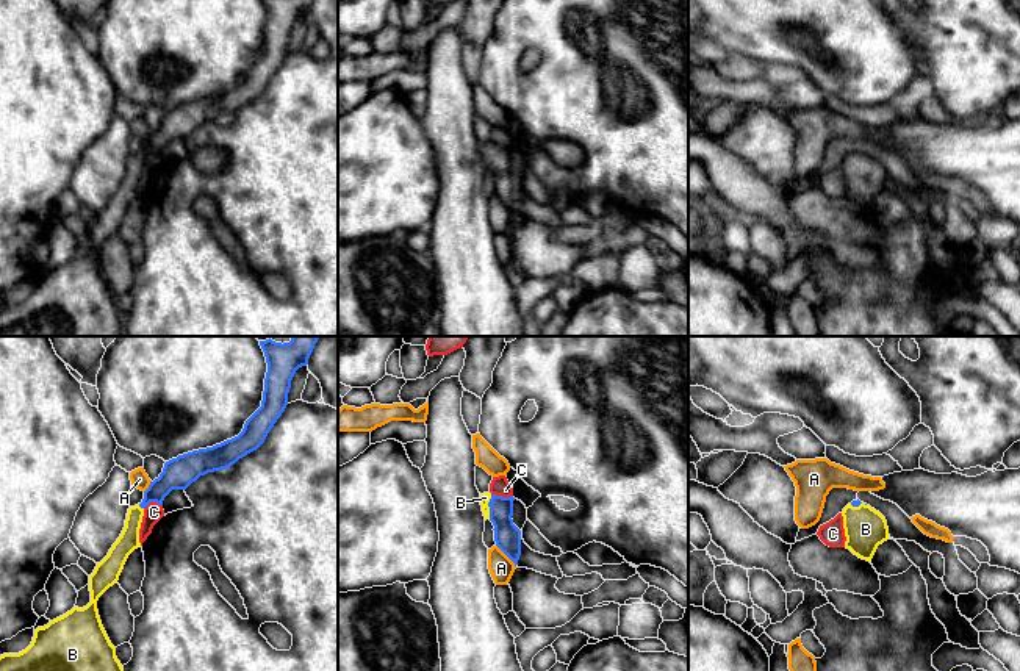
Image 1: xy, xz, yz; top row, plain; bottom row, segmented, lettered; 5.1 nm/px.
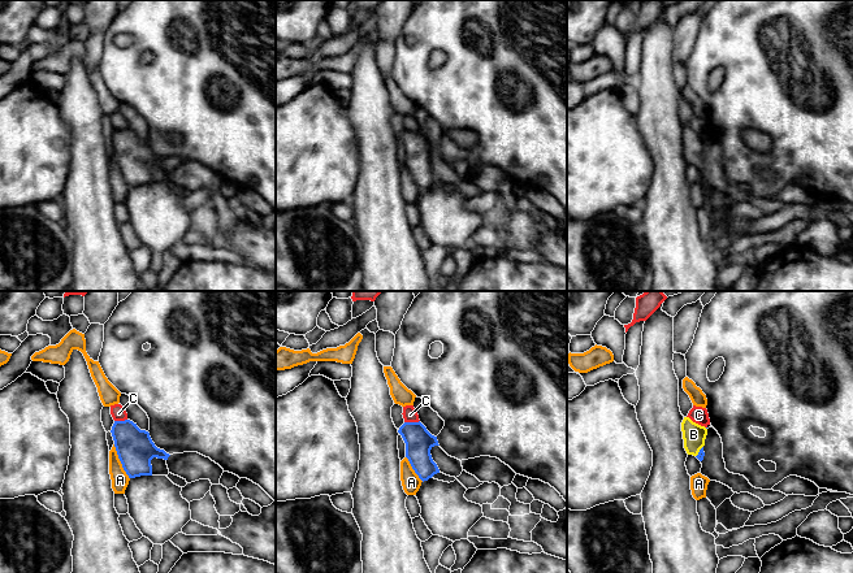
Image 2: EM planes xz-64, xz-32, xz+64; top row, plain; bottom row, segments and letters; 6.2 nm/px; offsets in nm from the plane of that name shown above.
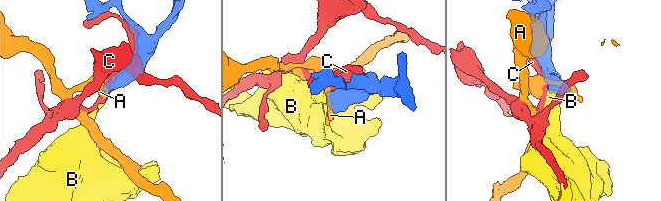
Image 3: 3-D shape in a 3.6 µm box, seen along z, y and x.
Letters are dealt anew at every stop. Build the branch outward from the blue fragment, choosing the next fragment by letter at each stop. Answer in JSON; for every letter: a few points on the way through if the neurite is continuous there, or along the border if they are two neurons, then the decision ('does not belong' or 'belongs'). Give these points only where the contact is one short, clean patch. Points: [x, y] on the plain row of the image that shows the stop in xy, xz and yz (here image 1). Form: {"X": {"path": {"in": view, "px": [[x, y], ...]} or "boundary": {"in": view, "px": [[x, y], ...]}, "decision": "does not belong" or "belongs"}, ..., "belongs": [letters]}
{"A": {"boundary": {"in": "xz", "px": [[496, 194], [515, 216]]}, "decision": "does not belong"}, "B": {"path": {"in": "xz", "px": [[507, 186], [501, 168], [488, 155], [485, 147]]}, "decision": "belongs"}, "C": {"decision": "does not belong"}, "belongs": ["B"]}

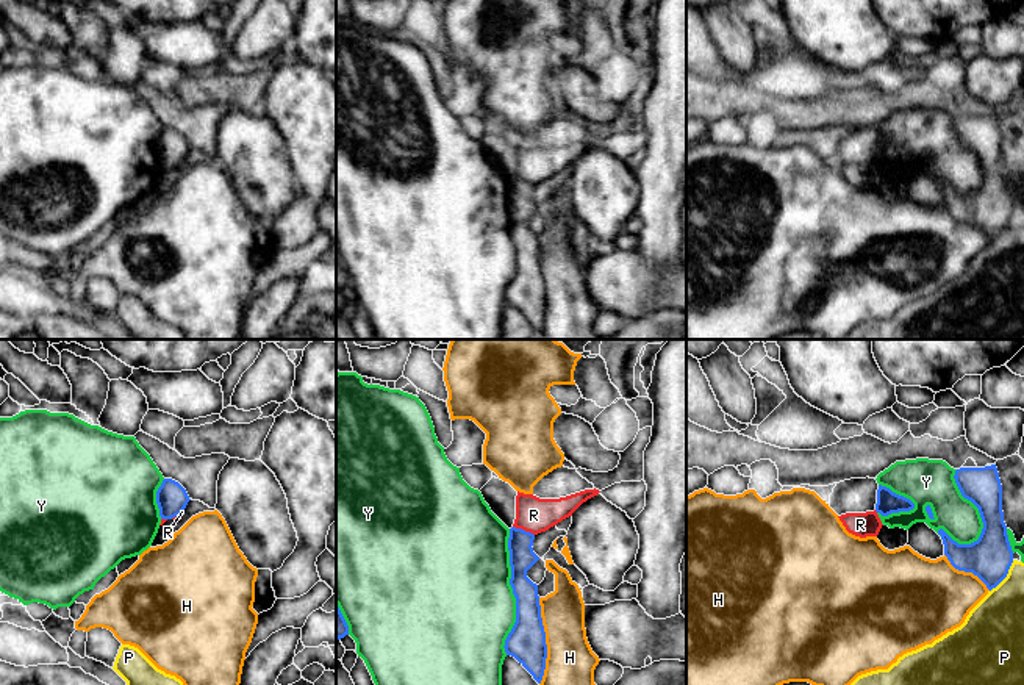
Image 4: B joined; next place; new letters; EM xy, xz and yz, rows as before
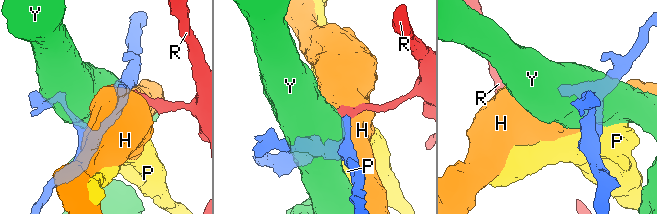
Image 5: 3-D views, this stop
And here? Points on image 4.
{"H": {"decision": "does not belong"}, "P": {"decision": "does not belong"}, "R": {"decision": "does not belong"}, "Y": {"decision": "does not belong"}, "belongs": []}

